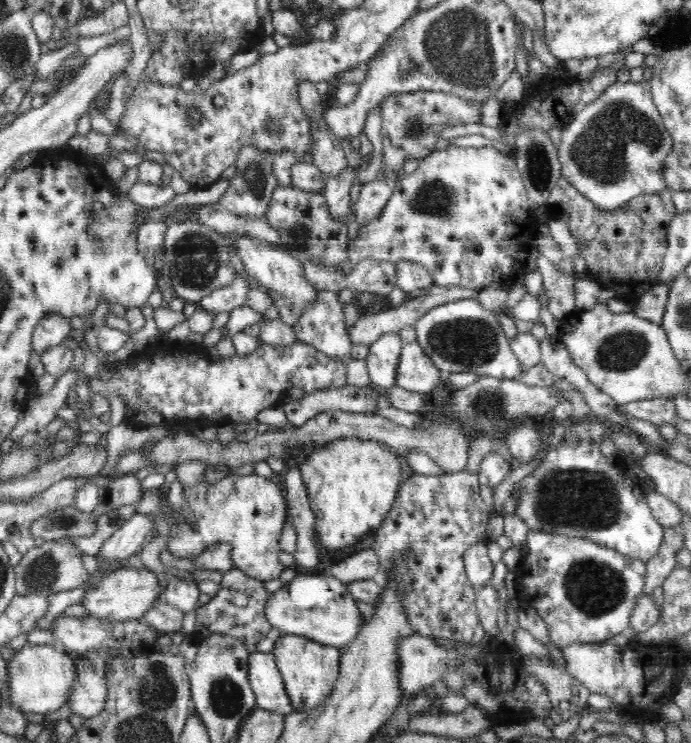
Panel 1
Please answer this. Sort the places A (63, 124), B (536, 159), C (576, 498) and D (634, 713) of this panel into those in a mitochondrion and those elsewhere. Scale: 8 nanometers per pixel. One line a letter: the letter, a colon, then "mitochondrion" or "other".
A: other
B: mitochondrion
C: mitochondrion
D: other

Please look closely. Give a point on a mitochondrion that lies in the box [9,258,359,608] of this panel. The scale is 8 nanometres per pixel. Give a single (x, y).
(42, 572)

